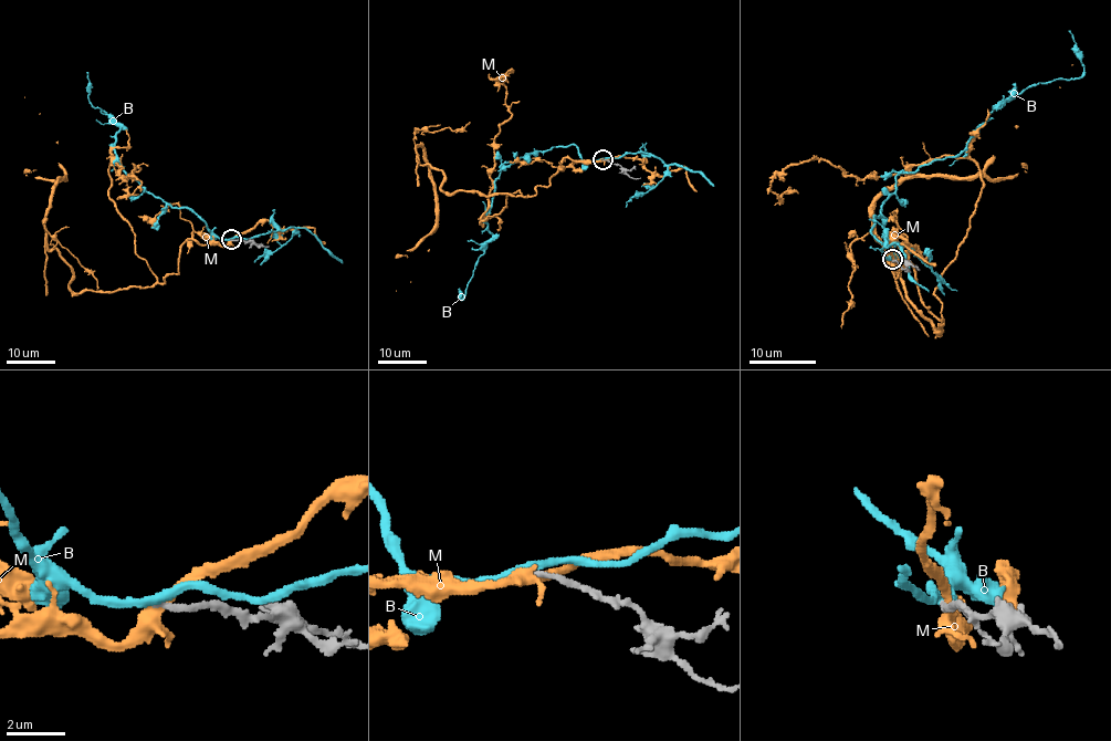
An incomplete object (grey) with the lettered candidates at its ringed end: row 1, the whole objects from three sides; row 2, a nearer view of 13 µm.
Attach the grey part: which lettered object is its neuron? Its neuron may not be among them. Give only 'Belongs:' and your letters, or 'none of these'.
Belongs: none of these

